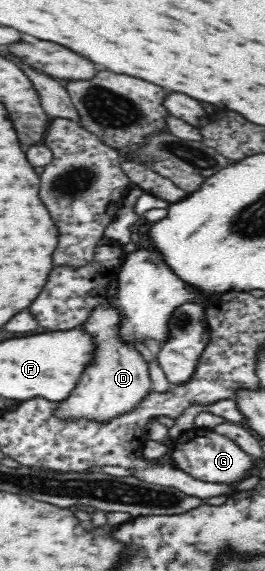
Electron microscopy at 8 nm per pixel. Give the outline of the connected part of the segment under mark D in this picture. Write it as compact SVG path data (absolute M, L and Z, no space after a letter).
M104 300L89 314L81 324L89 332L95 349L93 359L81 372L74 390L66 400L58 403L54 415L60 419L88 419L98 423L109 423L117 416L126 415L152 390L152 381L148 373L148 363L135 347L120 341L118 337L118 309Z

